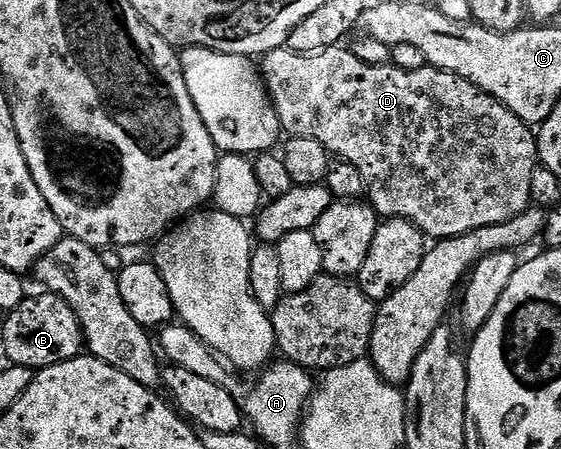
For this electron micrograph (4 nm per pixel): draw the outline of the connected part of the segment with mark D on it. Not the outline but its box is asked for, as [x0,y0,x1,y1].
[261,47,540,239]

